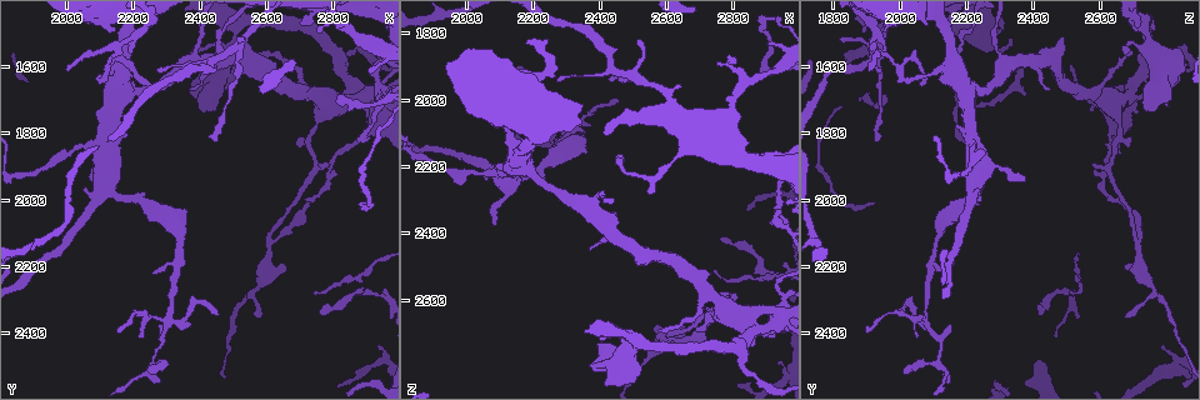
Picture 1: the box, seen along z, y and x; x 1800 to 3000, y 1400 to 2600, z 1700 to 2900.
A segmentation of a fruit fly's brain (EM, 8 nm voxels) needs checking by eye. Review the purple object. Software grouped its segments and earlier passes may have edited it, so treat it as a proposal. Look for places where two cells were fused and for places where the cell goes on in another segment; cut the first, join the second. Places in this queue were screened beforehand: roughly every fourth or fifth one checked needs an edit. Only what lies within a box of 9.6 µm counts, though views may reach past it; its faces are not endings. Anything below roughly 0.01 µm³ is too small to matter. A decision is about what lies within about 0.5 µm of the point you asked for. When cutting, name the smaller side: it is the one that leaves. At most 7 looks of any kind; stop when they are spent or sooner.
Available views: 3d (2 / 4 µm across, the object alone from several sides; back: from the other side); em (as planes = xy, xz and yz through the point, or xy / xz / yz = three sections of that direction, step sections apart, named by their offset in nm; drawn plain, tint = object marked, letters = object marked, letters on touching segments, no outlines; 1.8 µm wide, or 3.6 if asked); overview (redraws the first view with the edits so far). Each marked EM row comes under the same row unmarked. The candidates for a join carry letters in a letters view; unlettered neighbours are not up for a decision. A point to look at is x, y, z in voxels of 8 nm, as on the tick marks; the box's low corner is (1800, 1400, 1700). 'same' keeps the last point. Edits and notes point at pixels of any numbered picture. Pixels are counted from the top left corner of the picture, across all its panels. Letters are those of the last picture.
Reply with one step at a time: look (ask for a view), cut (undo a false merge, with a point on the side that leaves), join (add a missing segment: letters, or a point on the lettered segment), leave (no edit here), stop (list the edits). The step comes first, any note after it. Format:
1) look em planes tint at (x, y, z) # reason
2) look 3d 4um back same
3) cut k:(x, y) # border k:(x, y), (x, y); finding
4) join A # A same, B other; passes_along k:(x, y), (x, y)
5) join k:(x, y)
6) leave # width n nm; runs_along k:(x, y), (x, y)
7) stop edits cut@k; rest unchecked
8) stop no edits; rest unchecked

look 3d 4um at (2860, 1680, 2690) # a narrow waist

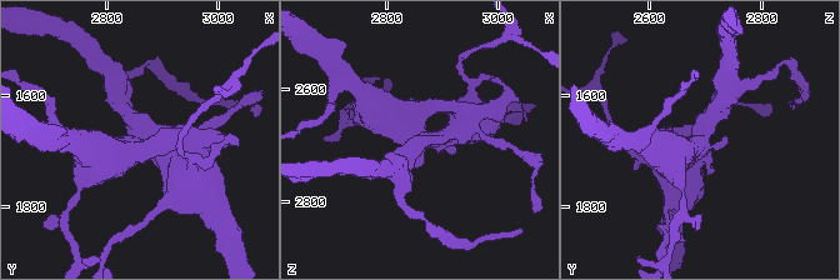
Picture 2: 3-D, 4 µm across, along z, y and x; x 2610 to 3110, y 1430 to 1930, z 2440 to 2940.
look em 3.6um planes tint at (2860, 1685, 2690) # arms 3; arm_widths 260, 440, 500 nm; shape alone is not enough

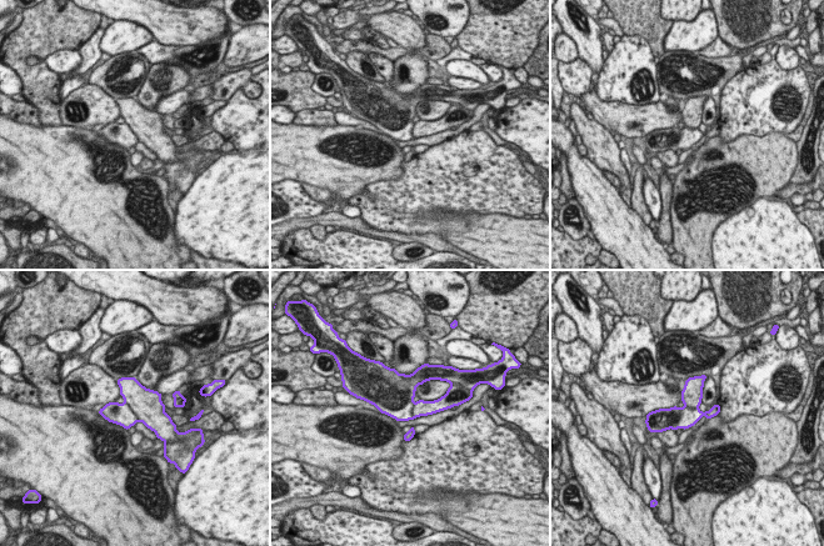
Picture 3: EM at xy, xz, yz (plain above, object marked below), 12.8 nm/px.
look em 3.6um planes letters same # what lies round it

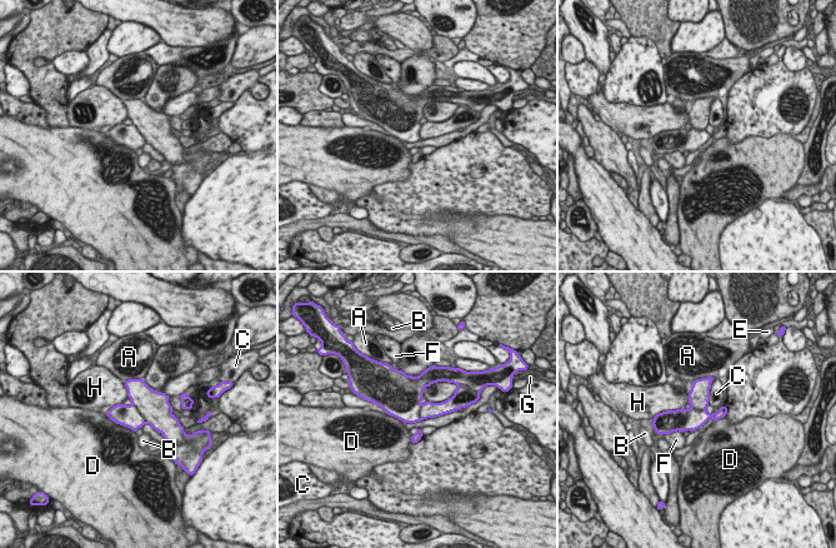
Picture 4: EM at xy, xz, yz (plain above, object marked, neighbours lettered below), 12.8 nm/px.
cut 4:(154, 405) # width 300 nm; A other, B other, C other, D other, E other, F other, G other, H other; border 4:(133, 403), (146, 422); a second cell is stuck on

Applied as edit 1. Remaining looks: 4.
look em planes letters at (2080, 1940, 2380) # tapers out

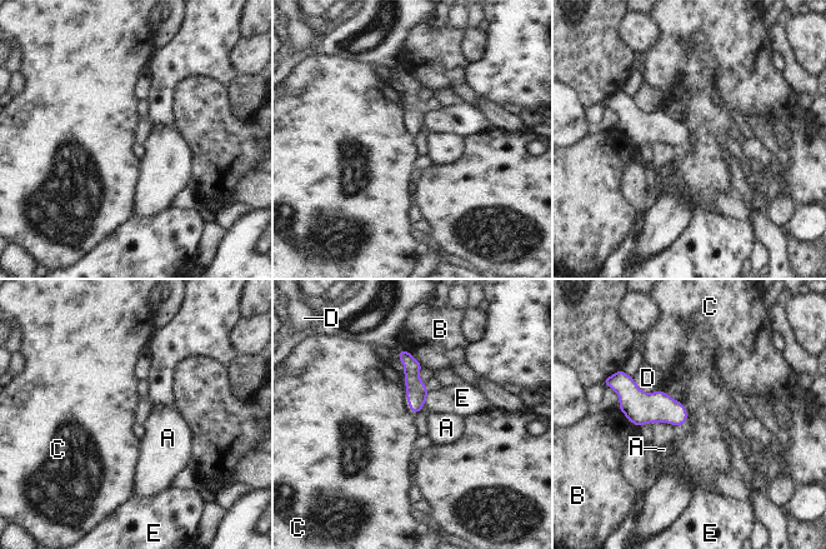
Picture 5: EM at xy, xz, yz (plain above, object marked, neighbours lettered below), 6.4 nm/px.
leave # A other, B other, C other, D other, E other; border 5:(403, 374), (408, 405), (415, 414); none of them fits

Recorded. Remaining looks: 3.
look em 3.6um planes letters at (2940, 2290, 2520) # a narrow waist

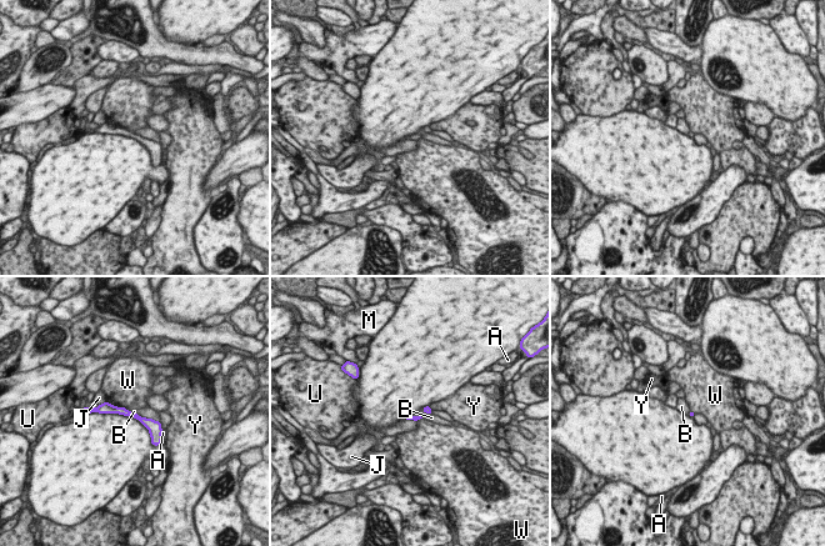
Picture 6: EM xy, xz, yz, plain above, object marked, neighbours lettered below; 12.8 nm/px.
leave # A other, B other, J other, M other, U other, W other, Y other; runs_along 6:(100, 409), (135, 415), (158, 439); one cell here

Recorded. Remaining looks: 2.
stop edits cut@4; rest unchecked

